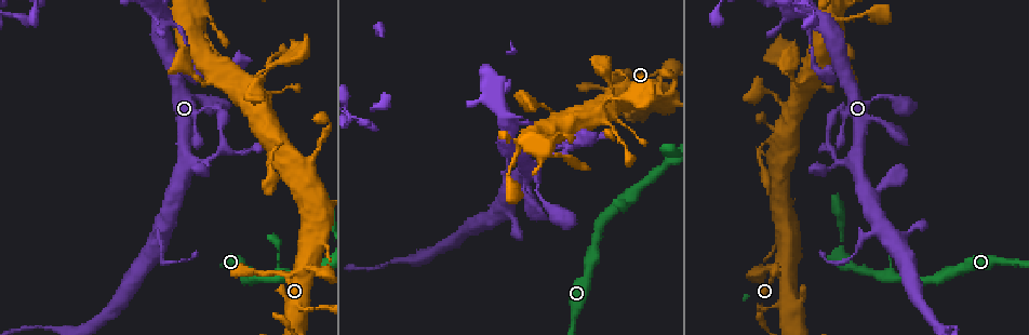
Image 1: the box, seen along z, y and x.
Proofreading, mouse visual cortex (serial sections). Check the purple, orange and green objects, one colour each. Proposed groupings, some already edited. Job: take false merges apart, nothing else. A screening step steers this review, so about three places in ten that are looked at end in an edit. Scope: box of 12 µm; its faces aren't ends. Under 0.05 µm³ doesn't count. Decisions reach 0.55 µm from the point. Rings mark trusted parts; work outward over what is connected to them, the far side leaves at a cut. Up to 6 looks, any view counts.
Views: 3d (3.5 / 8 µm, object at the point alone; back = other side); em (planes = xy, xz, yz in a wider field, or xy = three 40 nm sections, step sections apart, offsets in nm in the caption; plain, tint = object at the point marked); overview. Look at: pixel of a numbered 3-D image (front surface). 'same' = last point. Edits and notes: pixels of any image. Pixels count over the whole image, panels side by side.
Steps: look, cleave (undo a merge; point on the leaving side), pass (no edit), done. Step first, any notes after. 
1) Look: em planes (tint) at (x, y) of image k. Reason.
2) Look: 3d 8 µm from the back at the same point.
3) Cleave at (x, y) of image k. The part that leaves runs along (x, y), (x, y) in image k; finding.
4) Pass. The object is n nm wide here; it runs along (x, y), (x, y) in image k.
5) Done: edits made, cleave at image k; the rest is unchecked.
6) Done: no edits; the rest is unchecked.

Look: 3d 3.5 µm at (279, 252) of image 1. Narrows sharply.

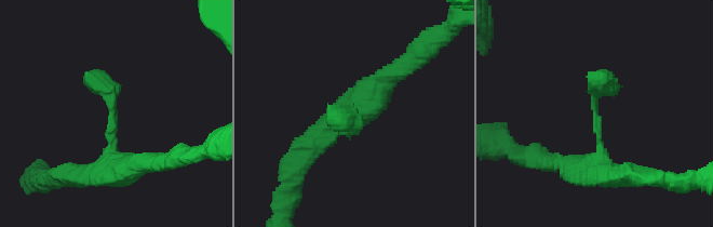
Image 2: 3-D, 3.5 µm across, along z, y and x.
Look: em planes (tint) at (356, 114) of image 2. Need the tissue.

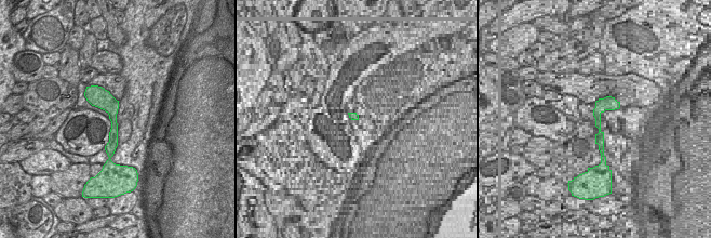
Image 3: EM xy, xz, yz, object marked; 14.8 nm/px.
Pass. The object is 240 nm wide here; it runs along (94, 91), (112, 110), (110, 151) in image 3; all the same cell.

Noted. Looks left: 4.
Look: 3d 3.5 µm at (304, 268) of image 1.

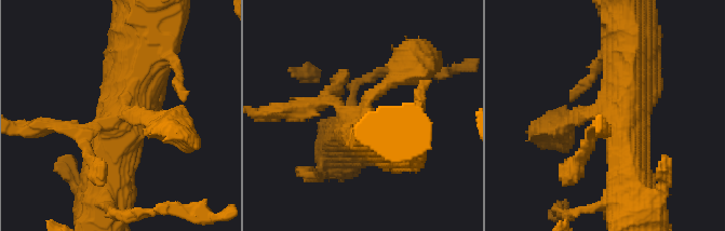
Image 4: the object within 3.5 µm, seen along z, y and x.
Look: em xy step 1 (tint) at (618, 116) of image 4. 4 arms meet here; the arms are 150, 200, 600, 800 nm wide.

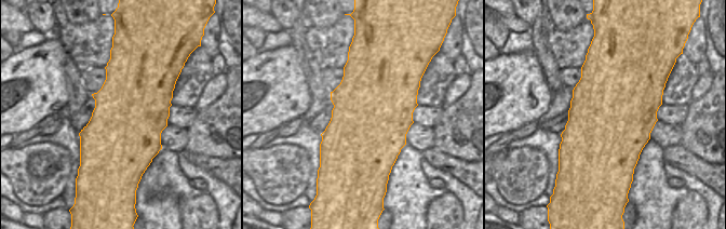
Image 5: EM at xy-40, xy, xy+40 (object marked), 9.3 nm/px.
Pass. It runs along (91, 158), (147, 52) in image 4; one cell here.

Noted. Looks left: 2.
Look: 3d 3.5 µm at (503, 187) of image 1. Side arm on a straight run.

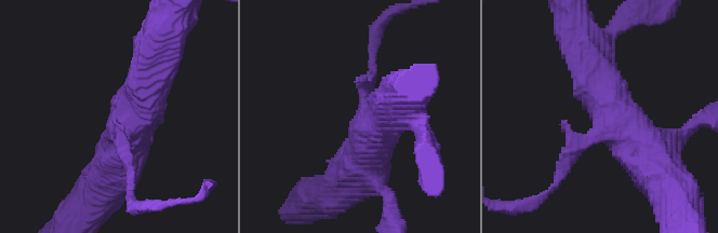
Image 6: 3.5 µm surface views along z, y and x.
Look: em xy step 3 (tint) at (603, 128) of image 6. 3 arms meet here; the arms are 250, 500, 700 nm wide.

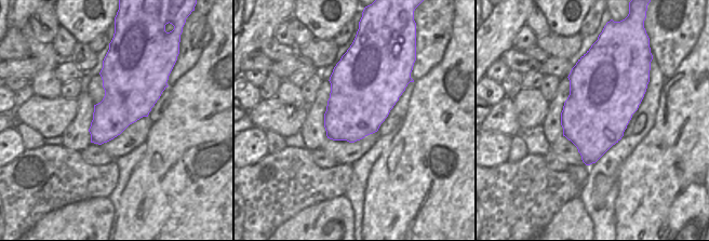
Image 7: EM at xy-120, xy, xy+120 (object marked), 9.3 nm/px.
Cleave at (559, 165) of image 6. The part that leaves runs along (585, 140), (546, 193), (514, 206) in image 6; two cells meet here.

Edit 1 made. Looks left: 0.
Done: edits made, cleave at image 6; the rest is unchecked.

